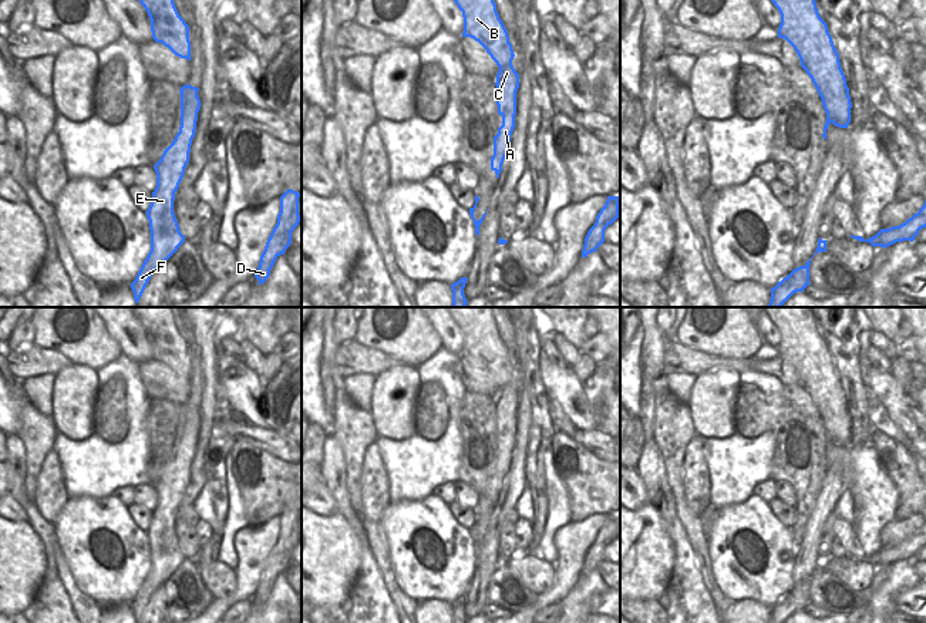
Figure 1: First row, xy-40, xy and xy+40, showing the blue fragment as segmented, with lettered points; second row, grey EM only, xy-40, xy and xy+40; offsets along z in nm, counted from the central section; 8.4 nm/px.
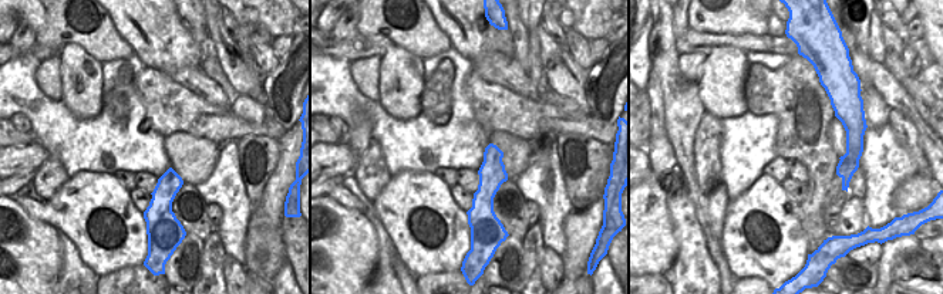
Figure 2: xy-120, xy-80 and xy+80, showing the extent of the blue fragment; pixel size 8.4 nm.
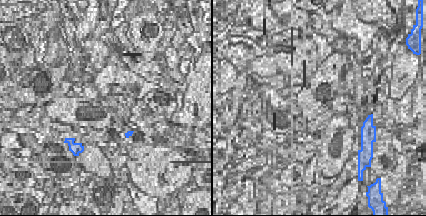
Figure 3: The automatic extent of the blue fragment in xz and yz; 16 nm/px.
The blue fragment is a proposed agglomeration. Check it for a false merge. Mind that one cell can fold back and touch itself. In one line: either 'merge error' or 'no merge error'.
merge error

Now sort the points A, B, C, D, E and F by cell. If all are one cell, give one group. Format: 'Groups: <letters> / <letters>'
Groups: A D E F / B C.

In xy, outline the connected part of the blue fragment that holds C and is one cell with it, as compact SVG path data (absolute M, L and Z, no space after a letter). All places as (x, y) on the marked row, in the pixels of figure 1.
M454 0L464 17L462 37L478 41L499 67L496 74L498 114L516 112L519 74L512 65L515 57L508 31L499 18L494 0Z

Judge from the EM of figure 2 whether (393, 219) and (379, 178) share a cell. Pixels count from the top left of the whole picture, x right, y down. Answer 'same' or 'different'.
different

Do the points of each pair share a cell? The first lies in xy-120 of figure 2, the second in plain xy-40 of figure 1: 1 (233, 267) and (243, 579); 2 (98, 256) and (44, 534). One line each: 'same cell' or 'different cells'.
1: different cells
2: different cells

